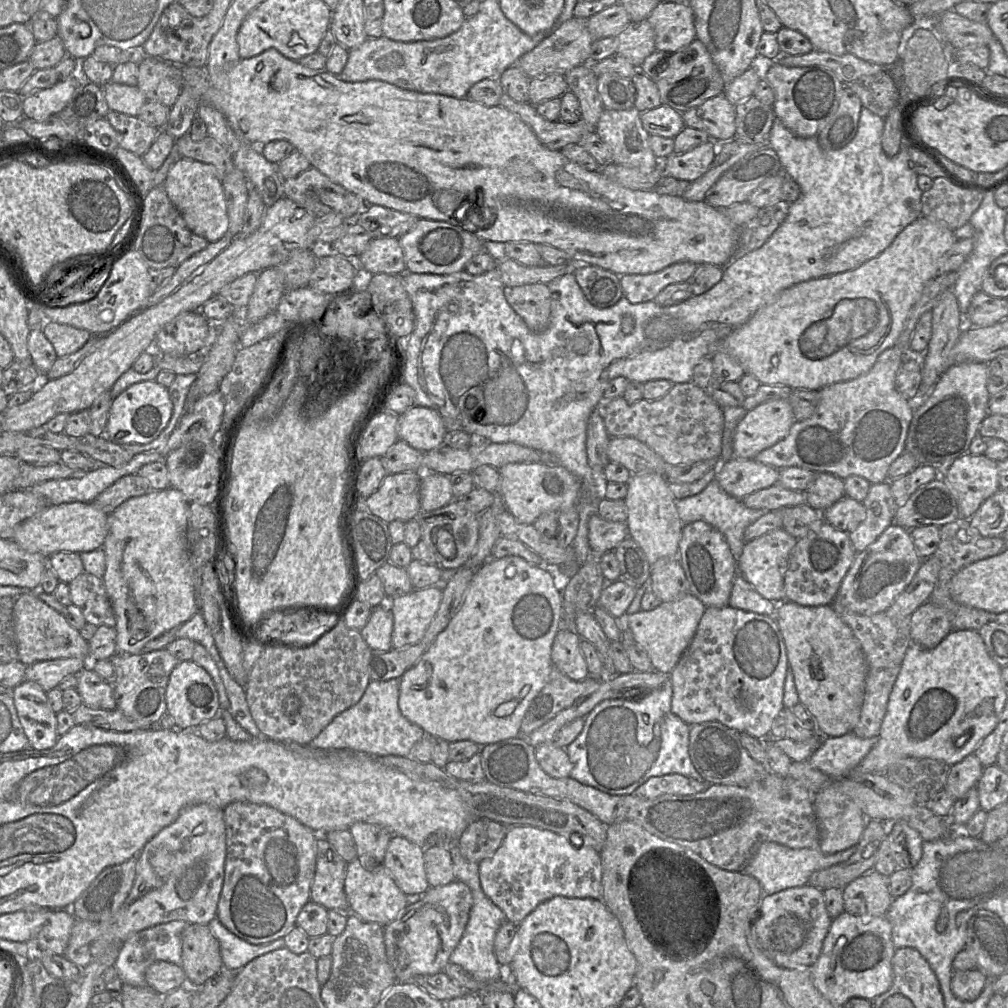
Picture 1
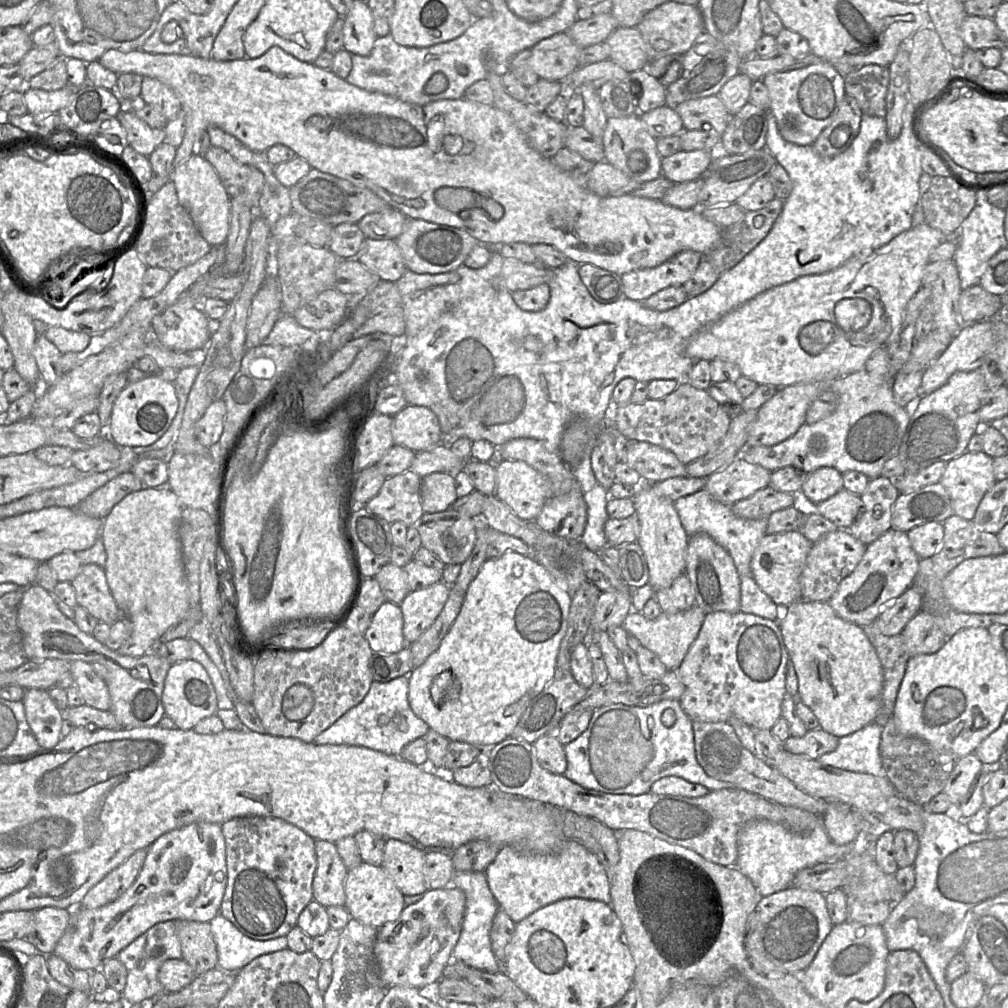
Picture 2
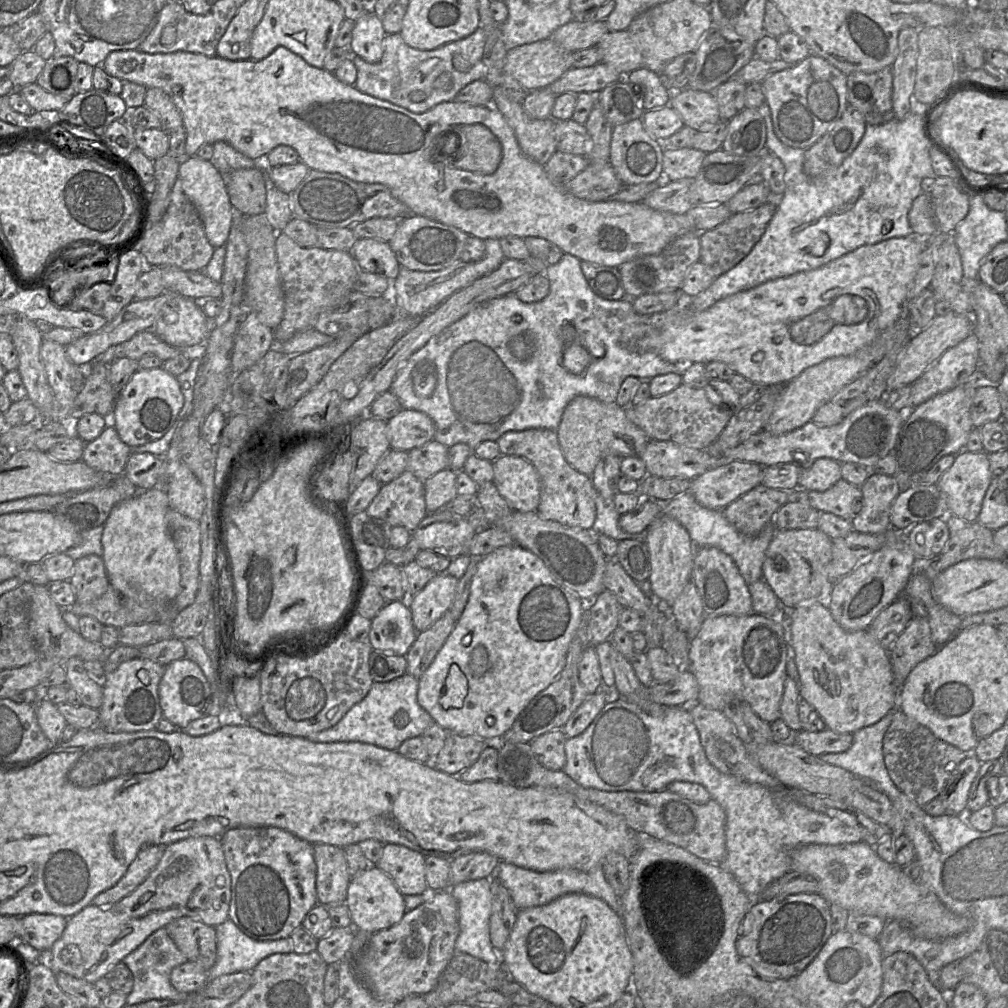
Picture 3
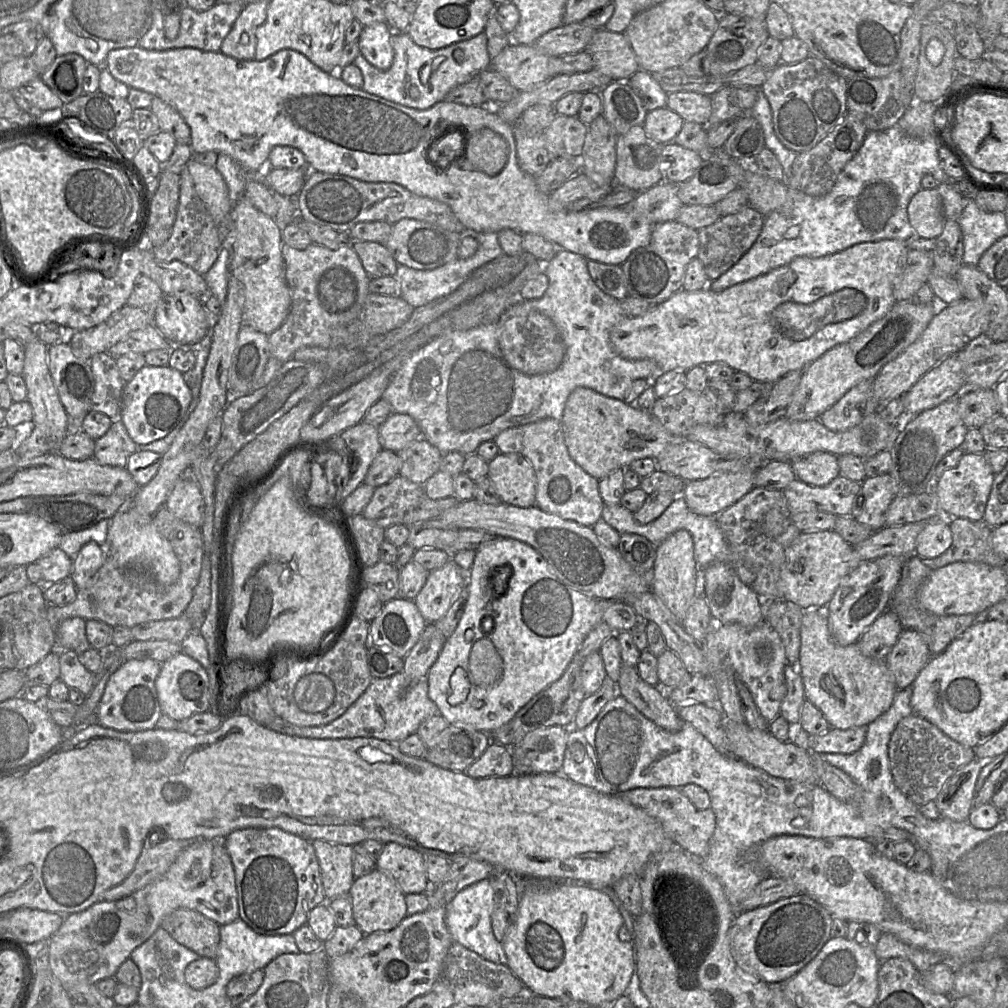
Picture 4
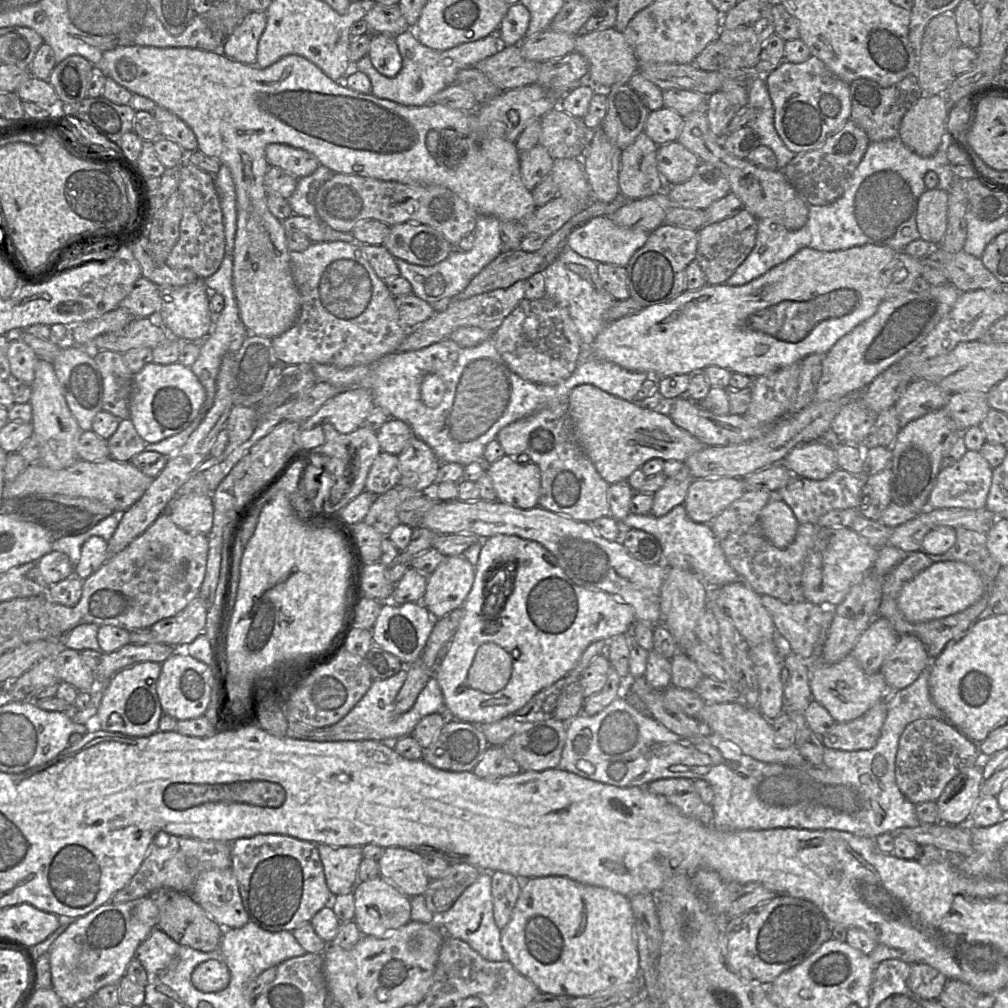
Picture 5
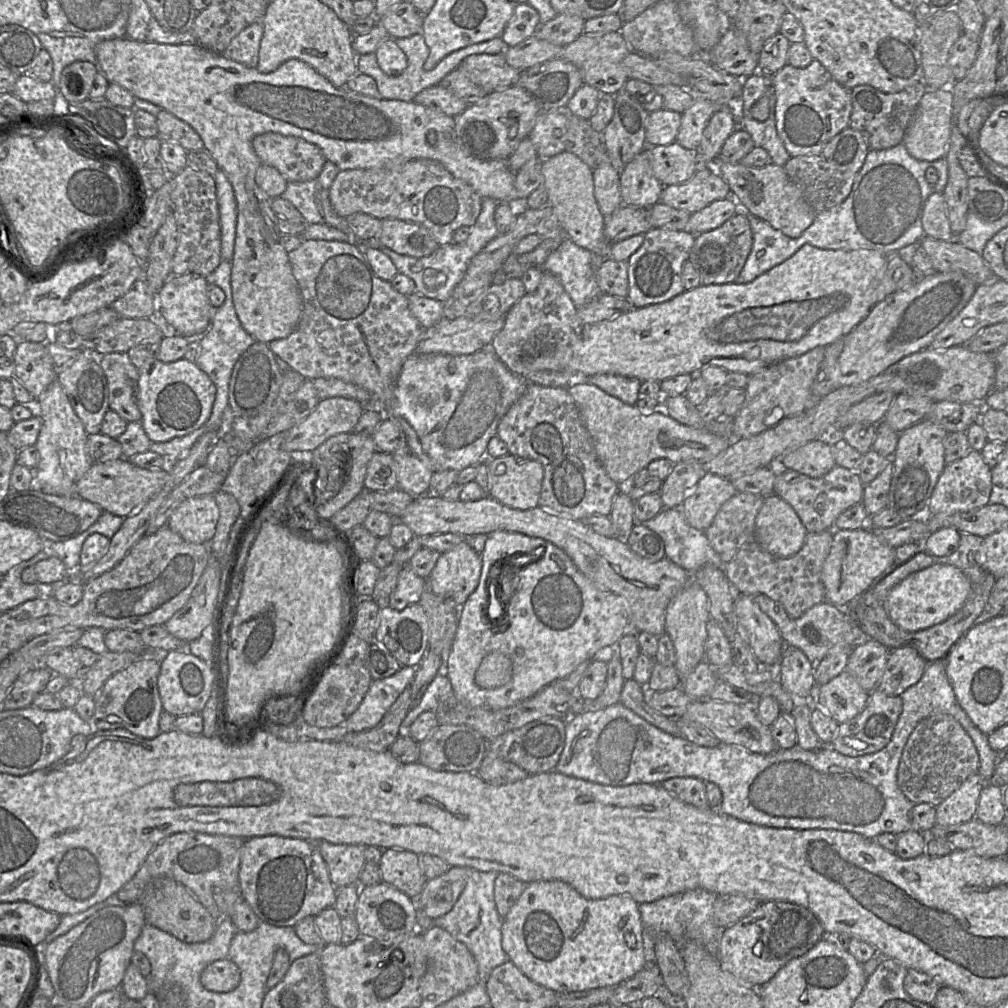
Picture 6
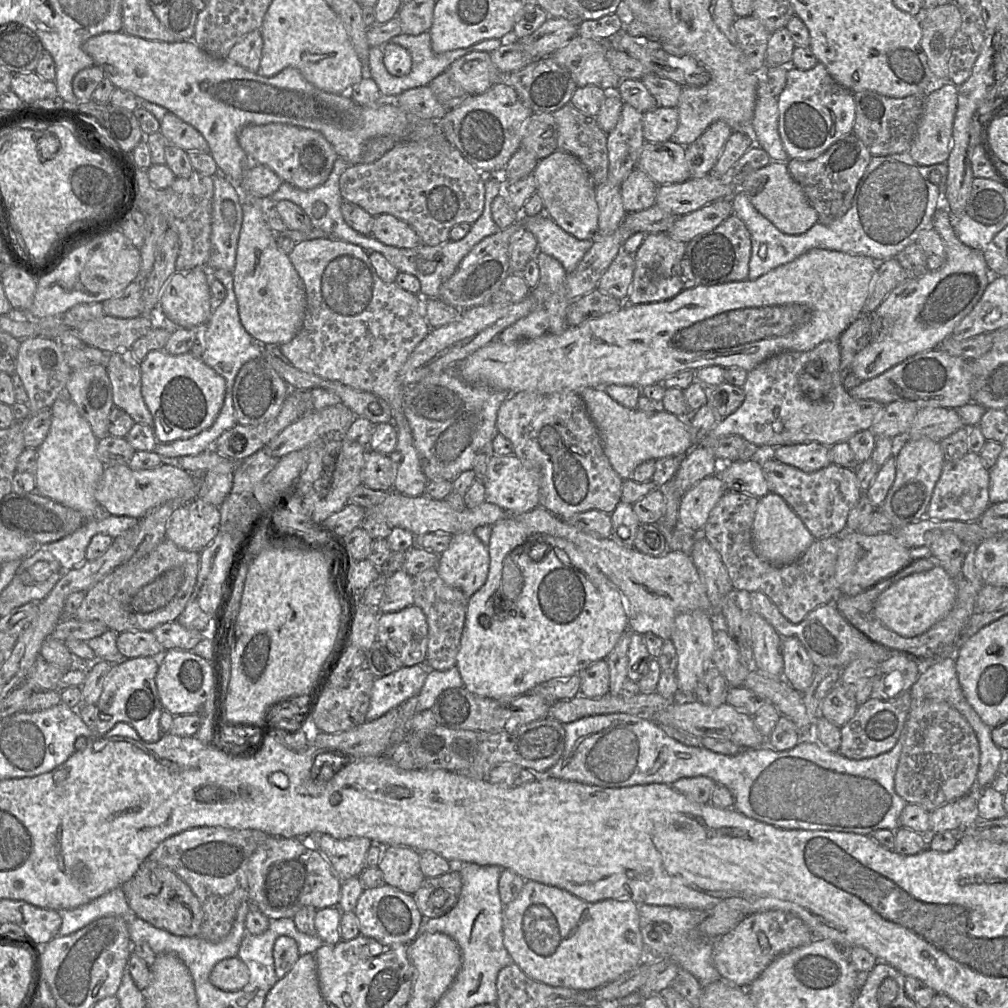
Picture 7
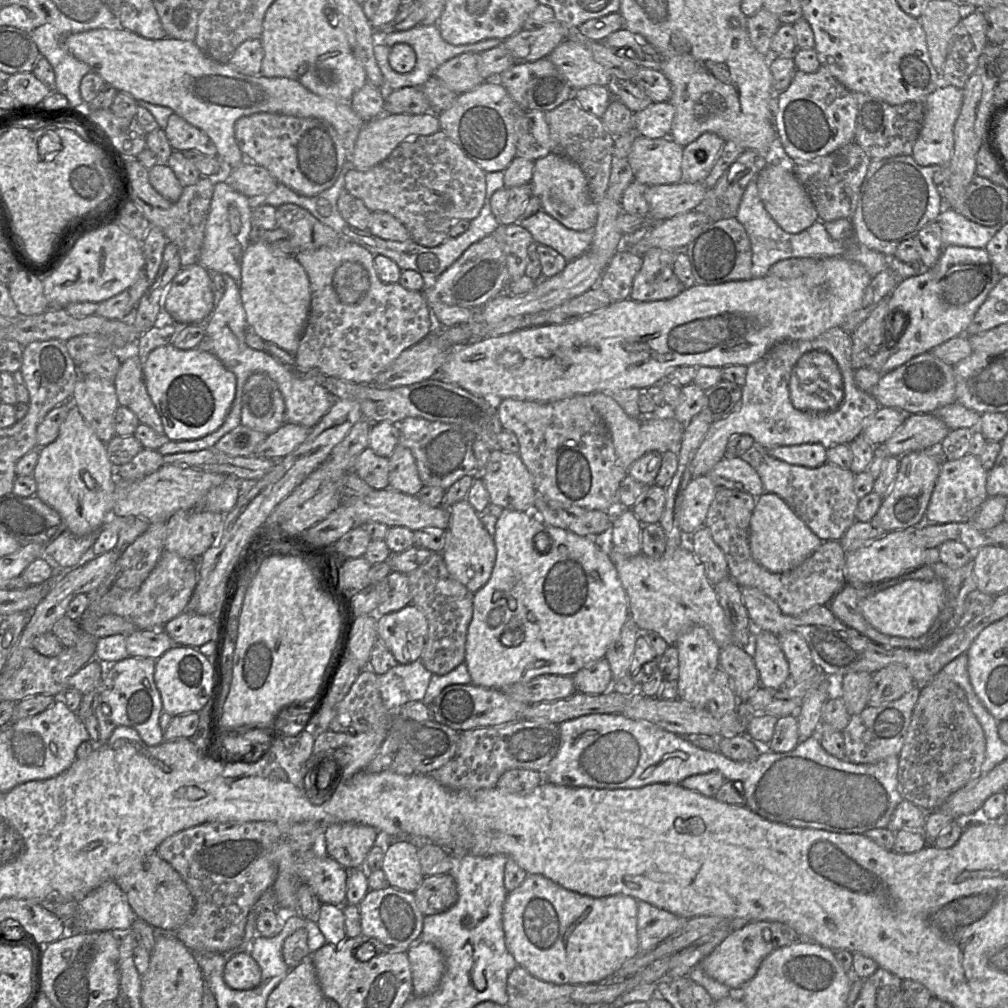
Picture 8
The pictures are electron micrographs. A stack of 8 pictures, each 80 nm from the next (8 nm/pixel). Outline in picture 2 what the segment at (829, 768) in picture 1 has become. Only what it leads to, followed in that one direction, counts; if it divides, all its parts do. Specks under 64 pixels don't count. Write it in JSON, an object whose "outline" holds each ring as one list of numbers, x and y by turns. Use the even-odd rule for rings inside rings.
{"outline":[[872,722,839,738,837,748,816,758,822,765,856,773,886,777,880,755,883,726]]}

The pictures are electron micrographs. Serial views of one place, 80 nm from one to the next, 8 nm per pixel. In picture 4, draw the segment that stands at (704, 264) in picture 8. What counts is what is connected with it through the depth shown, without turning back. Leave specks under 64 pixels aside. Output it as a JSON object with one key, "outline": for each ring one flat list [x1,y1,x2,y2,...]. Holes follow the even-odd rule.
{"outline":[[751,206,736,214,720,217,715,223,698,230,697,258,702,263,709,281,714,281,728,271,751,248,759,237,765,216]]}

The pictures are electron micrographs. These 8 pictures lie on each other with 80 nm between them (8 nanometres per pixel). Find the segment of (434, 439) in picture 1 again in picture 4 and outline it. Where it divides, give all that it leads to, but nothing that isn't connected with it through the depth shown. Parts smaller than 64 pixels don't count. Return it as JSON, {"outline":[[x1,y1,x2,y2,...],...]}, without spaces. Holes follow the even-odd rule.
{"outline":[[392,413,379,427,382,448,396,453,421,437,418,424,408,414]]}

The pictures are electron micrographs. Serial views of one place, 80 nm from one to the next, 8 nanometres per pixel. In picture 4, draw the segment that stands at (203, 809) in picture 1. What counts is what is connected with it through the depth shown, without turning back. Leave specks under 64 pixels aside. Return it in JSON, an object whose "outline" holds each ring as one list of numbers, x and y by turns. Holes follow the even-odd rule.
{"outline":[[194,840,182,851,182,853,177,857,177,859,162,877,148,884,144,888,134,892,133,894,125,898,116,901,100,900,99,902,94,903,84,911,67,915,60,929,48,941,47,951,49,954,49,969,65,990,66,986,74,986,76,984,95,985,97,982,105,978,114,978,115,973,117,972,120,965,127,959,129,959,131,952,135,948,139,947,154,934,154,932,160,927,163,918,172,911,180,908,195,910,201,913,206,918,214,921,219,926,230,924,238,919,238,903,234,868,228,852,222,843,222,840]]}

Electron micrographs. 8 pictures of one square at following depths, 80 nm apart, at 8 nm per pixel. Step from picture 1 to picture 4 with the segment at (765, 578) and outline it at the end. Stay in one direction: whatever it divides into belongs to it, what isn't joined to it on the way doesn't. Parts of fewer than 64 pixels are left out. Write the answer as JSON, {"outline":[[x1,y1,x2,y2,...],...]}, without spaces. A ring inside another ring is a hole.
{"outline":[[834,530,801,532,785,550,777,583,781,599,803,609,825,609,841,581,860,563,853,546]]}

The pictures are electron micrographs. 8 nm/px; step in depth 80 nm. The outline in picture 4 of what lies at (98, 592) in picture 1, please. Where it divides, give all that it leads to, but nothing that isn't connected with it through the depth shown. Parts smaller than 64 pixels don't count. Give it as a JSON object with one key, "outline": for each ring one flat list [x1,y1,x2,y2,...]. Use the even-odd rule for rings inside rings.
{"outline":[[95,541,85,544,73,560,70,577,77,589,83,589,106,561,106,550]]}

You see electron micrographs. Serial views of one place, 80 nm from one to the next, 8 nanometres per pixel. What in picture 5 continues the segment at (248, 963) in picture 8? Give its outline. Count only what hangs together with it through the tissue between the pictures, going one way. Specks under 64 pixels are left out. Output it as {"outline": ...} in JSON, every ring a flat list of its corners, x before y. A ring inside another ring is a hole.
{"outline":[[222,959,205,961,196,966,191,974,193,986,206,993,226,989,230,979,229,969]]}

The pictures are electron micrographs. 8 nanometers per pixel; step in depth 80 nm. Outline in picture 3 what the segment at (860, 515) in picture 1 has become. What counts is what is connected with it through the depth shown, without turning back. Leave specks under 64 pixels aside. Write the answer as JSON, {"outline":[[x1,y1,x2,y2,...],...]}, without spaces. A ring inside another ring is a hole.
{"outline":[[842,478,832,487,823,492,808,491,797,488,792,491,792,499,820,512,832,513,845,520,852,520,859,513,861,502,861,488]]}

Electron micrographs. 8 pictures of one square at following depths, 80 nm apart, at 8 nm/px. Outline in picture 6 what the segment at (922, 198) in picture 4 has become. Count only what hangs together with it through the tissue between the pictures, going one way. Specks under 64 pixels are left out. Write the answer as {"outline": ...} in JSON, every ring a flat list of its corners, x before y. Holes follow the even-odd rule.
{"outline":[[934,191,928,197,921,222,926,236,943,241,957,241,957,236,954,236,950,229,943,193]]}

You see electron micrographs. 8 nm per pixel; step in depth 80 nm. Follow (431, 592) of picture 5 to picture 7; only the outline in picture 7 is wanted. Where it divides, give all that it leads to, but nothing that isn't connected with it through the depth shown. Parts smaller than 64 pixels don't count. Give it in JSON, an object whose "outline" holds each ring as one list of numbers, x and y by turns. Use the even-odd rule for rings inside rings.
{"outline":[[474,533,453,535,449,547,439,556,436,565,440,578,449,586,462,591,469,599,485,583,489,571,490,557,488,546]]}

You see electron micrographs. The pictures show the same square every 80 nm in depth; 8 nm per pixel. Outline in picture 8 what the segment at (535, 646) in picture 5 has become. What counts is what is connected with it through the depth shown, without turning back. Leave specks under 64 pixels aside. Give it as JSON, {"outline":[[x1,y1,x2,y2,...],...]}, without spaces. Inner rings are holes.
{"outline":[[504,509,496,522,493,536,496,560,488,582,474,593,473,615,465,642,465,659,472,684,490,689,502,689,515,683,528,682,541,675,573,676,582,668,605,658,629,618,628,598,618,577,616,567,604,541,593,537,579,536,573,532,545,524,533,512]]}

